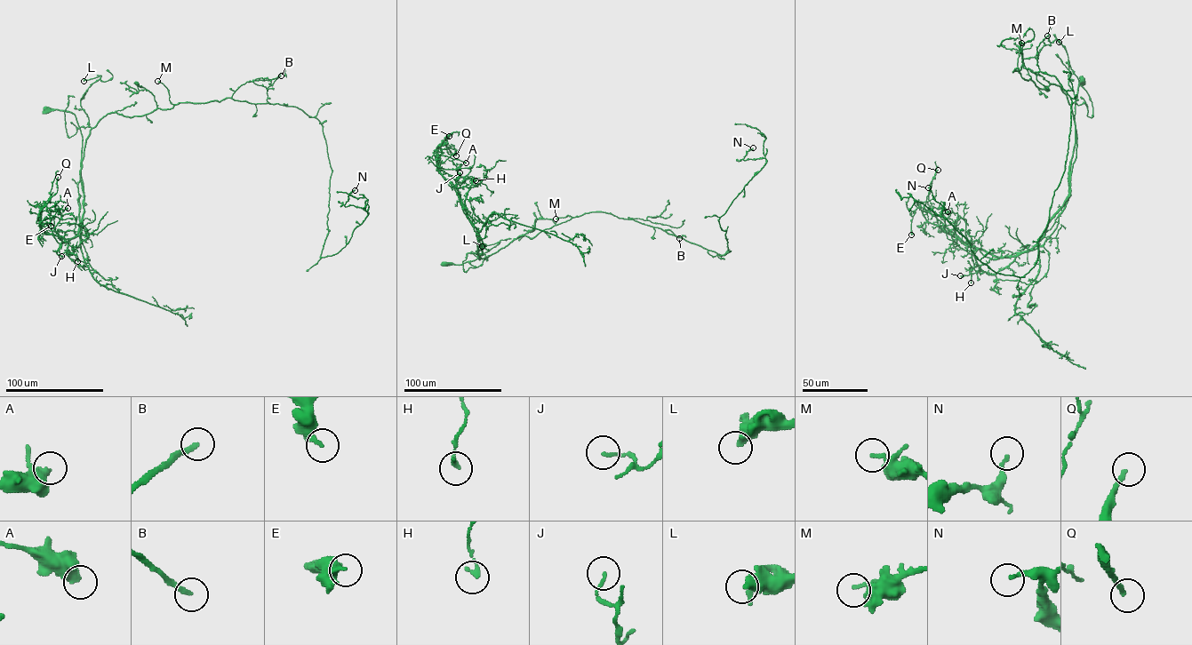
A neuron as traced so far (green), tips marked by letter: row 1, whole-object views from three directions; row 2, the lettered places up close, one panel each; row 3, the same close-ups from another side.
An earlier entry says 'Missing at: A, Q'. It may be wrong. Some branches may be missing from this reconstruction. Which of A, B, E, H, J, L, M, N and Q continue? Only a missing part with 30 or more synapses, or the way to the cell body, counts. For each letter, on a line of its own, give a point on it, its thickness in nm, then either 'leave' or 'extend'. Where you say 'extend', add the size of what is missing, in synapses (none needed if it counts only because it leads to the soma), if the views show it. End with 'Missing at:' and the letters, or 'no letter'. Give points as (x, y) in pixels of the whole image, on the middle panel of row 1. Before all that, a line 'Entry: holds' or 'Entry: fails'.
Entry: fails
A: at (466, 163); 360 nm thick; leave
B: at (679, 238); 220 nm thick; extend; about 45 synapses
E: at (449, 136); 280 nm thick; leave
H: at (476, 180); 200 nm thick; leave
J: at (460, 172); 130 nm thick; leave
L: at (482, 246); 400 nm thick; leave
M: at (556, 218); 170 nm thick; leave
N: at (753, 147); 150 nm thick; leave
Q: at (456, 155); 200 nm thick; extend; about 40 synapses
Missing at: B, Q

